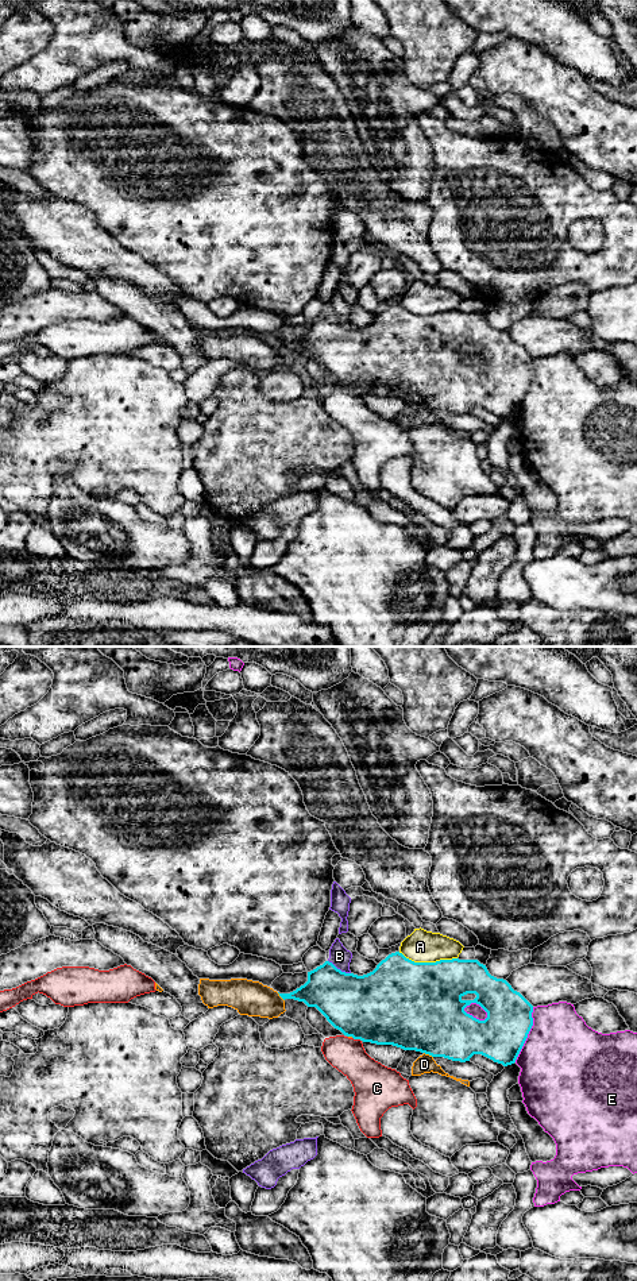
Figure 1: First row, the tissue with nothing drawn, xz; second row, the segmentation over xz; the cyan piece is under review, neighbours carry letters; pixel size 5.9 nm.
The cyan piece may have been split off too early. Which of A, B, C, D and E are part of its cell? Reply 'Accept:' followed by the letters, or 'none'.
Accept: none

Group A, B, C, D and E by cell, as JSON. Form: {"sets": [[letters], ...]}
{"sets": [["A"], ["B"], ["C"], ["D"], ["E"]]}

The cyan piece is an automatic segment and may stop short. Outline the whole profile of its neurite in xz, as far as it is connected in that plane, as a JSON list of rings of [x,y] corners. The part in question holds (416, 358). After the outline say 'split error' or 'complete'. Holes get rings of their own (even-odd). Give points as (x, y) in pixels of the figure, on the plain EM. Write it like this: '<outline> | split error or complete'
[[[395,304],[363,328],[341,324],[325,313],[308,324],[304,337],[279,348],[316,359],[335,381],[354,391],[460,414],[482,406],[503,418],[511,417],[533,378],[533,358],[506,332],[491,328],[478,312],[414,315]],[[471,355],[487,364],[484,373],[464,363]]] | complete

